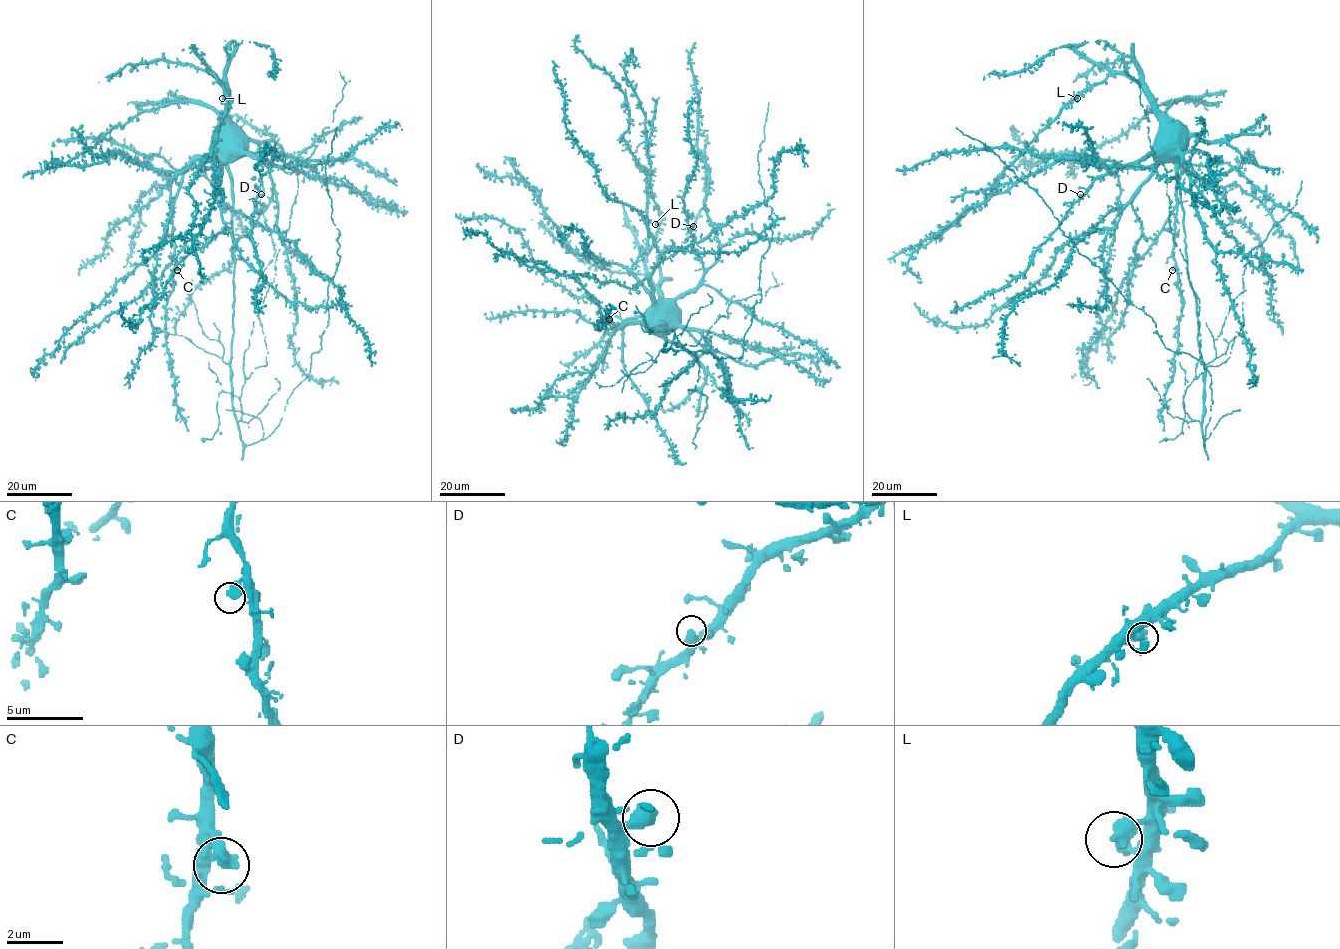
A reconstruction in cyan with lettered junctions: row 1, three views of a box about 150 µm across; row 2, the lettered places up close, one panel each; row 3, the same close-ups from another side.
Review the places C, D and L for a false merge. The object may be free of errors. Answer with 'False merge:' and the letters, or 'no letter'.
False merge: no letter

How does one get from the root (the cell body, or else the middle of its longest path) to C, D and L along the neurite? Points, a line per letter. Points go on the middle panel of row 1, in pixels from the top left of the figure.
C: (667, 299), (652, 305), (641, 320), (627, 320), (617, 327), (605, 323), (609, 319)
D: (667, 299), (688, 294), (702, 275), (703, 264), (694, 248), (690, 230), (693, 226)
L: (667, 299), (660, 305), (658, 289), (645, 268), (645, 256), (651, 249), (658, 221), (655, 224)

